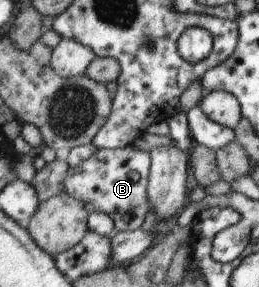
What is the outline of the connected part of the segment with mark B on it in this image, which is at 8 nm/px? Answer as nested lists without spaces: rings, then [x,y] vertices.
[[[128,145],[114,150],[97,150],[80,167],[70,168],[65,189],[68,194],[84,201],[89,212],[94,209],[105,212],[112,217],[115,230],[130,232],[140,229],[146,204],[146,176],[148,176],[150,157],[142,151]]]

